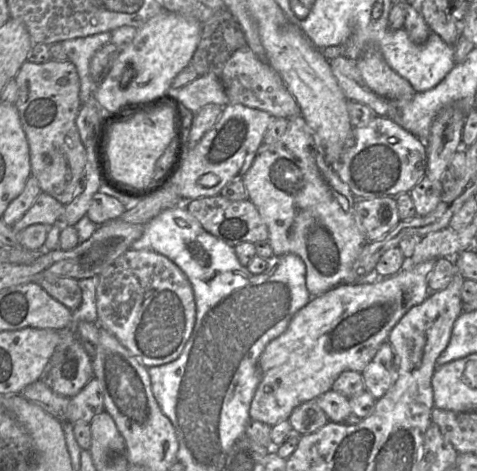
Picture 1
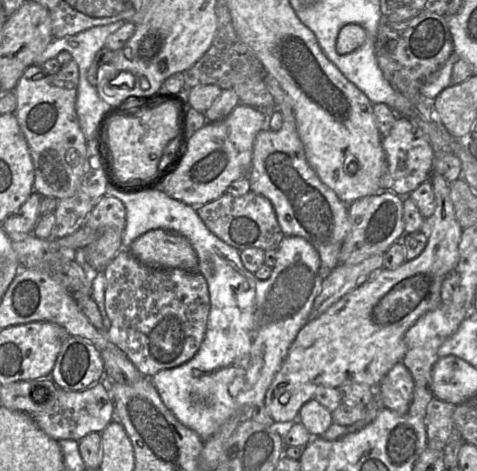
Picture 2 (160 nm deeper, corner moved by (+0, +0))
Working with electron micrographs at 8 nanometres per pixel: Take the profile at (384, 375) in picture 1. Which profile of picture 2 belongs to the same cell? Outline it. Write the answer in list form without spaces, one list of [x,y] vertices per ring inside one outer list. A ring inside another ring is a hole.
[[[399,362],[384,376],[375,391],[382,407],[405,415],[413,400],[414,380],[407,367]]]

